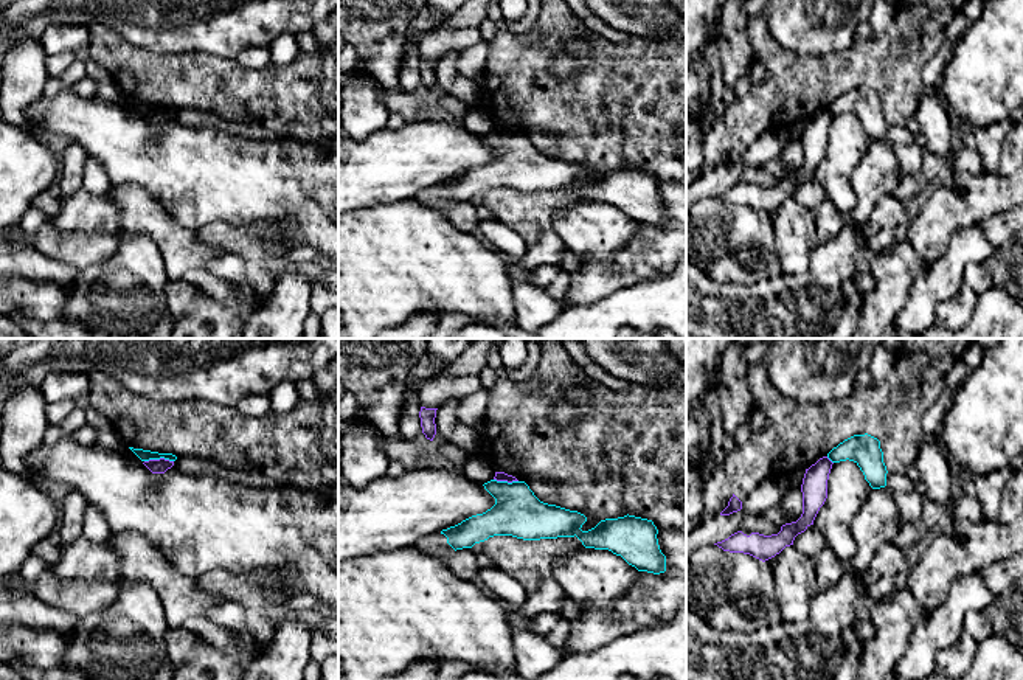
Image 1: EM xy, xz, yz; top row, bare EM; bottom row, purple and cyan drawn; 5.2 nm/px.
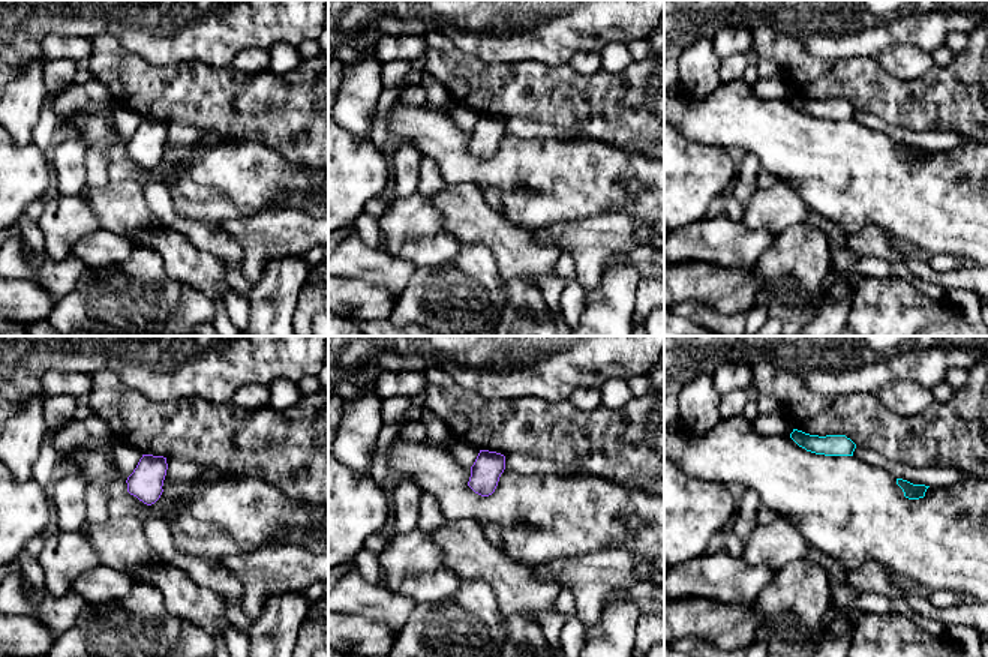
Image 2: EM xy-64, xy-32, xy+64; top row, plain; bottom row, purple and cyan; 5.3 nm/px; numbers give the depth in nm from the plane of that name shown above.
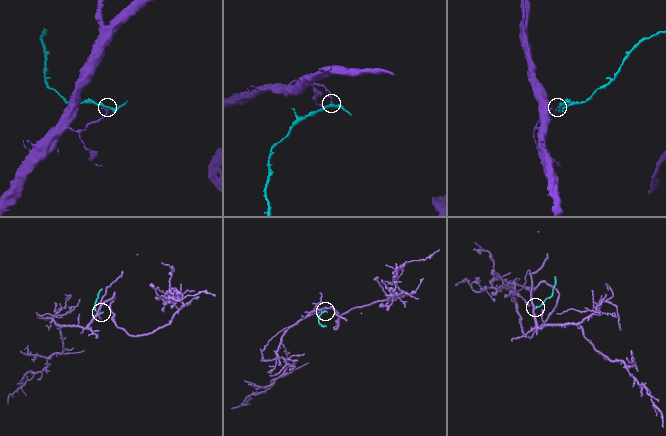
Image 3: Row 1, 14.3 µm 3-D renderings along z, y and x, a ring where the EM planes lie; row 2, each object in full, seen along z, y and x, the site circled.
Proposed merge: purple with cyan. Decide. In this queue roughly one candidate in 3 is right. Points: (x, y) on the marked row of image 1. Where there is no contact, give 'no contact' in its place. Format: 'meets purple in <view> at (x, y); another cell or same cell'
meets purple in xy at (160, 458); another cell

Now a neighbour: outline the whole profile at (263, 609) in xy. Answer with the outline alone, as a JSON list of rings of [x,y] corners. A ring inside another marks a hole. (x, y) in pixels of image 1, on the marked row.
[[[292,564],[278,570],[256,570],[250,574],[236,574],[227,570],[213,570],[196,579],[199,588],[206,595],[228,601],[236,601],[244,607],[245,626],[258,644],[272,640],[284,612],[281,599],[292,596],[284,588],[272,588],[262,582],[261,576],[275,574],[286,587],[293,581]]]

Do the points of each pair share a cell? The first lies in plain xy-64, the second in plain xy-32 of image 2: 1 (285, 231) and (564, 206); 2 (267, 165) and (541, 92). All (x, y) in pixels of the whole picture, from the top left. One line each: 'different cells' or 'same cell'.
1: different cells
2: different cells

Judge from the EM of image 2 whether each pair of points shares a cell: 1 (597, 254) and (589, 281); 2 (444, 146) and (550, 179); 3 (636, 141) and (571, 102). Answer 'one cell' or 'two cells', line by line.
1: one cell
2: one cell
3: one cell

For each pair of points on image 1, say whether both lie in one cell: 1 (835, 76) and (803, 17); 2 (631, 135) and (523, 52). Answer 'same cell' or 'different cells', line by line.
1: different cells
2: same cell

